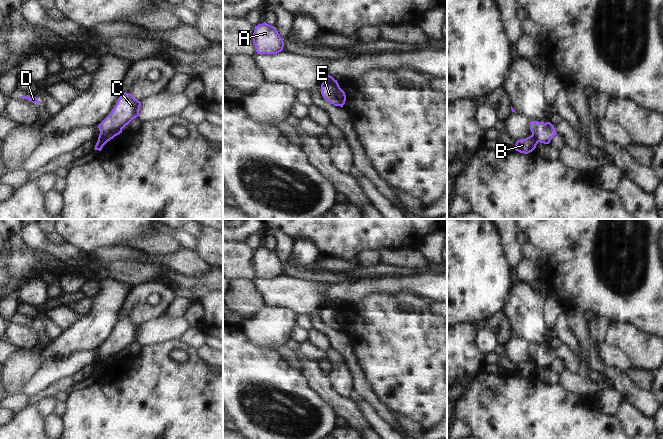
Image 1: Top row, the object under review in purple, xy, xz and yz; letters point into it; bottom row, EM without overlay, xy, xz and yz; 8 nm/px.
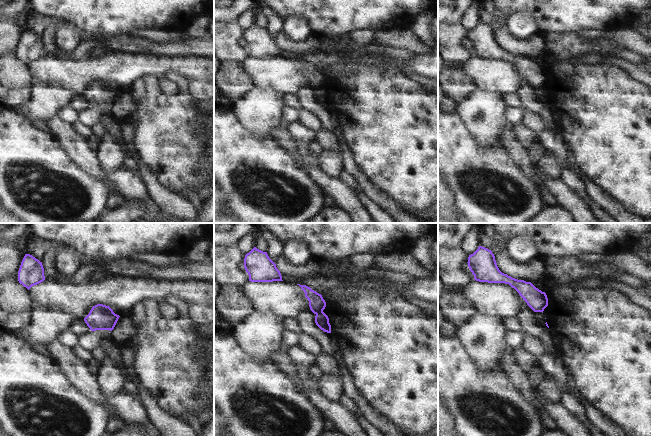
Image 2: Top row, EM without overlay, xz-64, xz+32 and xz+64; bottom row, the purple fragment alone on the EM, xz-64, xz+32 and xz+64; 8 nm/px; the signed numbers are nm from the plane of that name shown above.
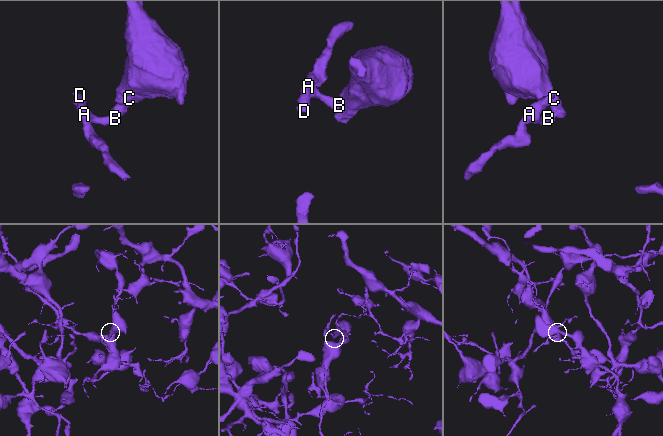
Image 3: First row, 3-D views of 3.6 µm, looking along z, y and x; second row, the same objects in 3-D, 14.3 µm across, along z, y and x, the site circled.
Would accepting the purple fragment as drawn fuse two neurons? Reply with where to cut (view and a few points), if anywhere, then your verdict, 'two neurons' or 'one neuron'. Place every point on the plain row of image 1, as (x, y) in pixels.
cut xz (334, 303), (323, 306); two neurons

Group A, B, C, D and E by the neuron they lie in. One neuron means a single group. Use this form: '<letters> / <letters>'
A B D / C E

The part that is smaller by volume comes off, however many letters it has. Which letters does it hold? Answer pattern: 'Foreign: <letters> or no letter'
Foreign: A, B, D

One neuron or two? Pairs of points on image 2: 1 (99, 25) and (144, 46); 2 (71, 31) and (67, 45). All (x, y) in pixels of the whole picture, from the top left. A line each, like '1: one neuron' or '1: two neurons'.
1: two neurons
2: one neuron

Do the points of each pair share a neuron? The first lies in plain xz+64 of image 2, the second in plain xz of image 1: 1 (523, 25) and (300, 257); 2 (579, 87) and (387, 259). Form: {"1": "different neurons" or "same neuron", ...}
{"1": "same neuron", "2": "different neurons"}

